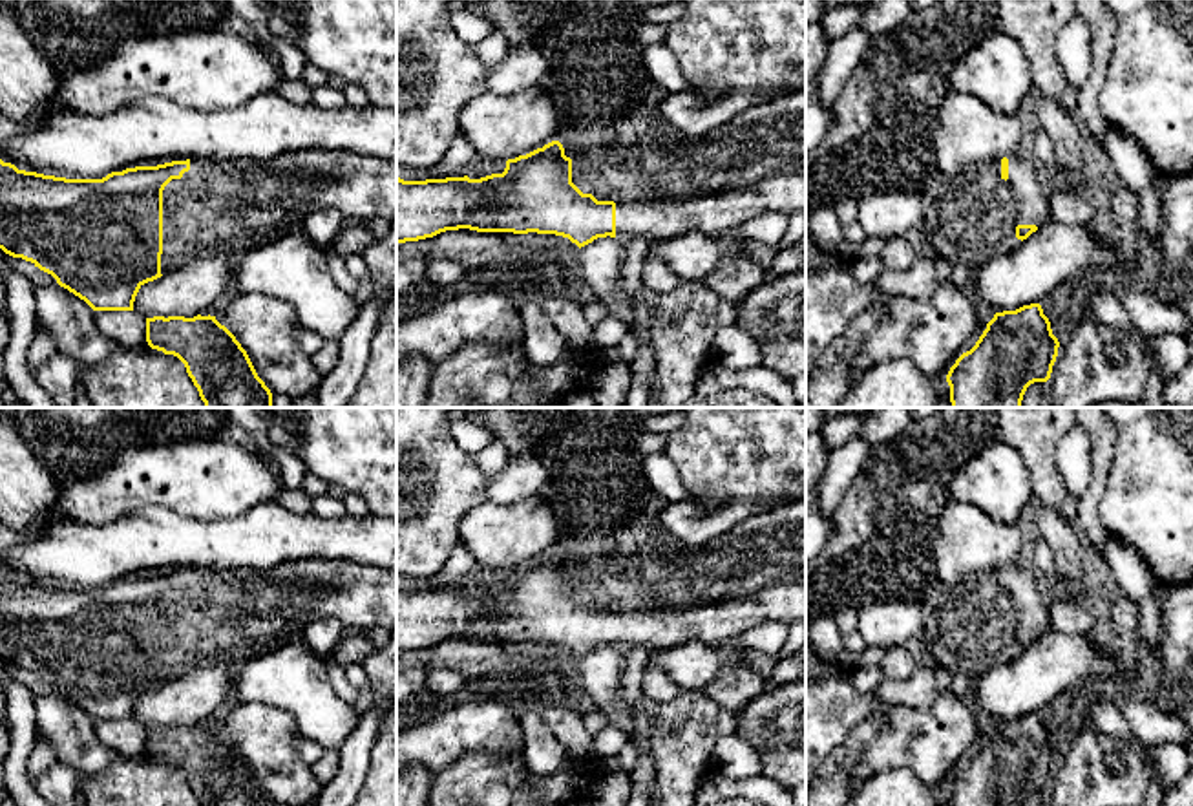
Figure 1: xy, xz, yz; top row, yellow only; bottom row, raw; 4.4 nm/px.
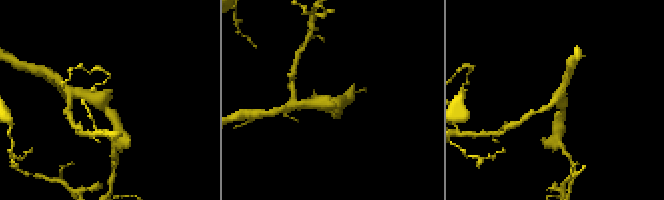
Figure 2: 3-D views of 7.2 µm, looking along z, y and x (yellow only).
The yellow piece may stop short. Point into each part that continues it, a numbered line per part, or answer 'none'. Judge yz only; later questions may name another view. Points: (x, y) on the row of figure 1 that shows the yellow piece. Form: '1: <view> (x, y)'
1: yz (971, 218)

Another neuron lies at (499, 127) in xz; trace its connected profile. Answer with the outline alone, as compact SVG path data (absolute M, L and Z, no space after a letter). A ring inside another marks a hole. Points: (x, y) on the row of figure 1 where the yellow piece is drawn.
M543 86L512 95L488 90L462 108L459 128L479 157L508 161L557 141L561 115Z

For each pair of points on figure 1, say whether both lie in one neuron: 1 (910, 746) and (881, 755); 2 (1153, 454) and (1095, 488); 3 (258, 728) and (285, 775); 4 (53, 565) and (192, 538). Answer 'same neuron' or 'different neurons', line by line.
1: same neuron
2: different neurons
3: same neuron
4: same neuron

